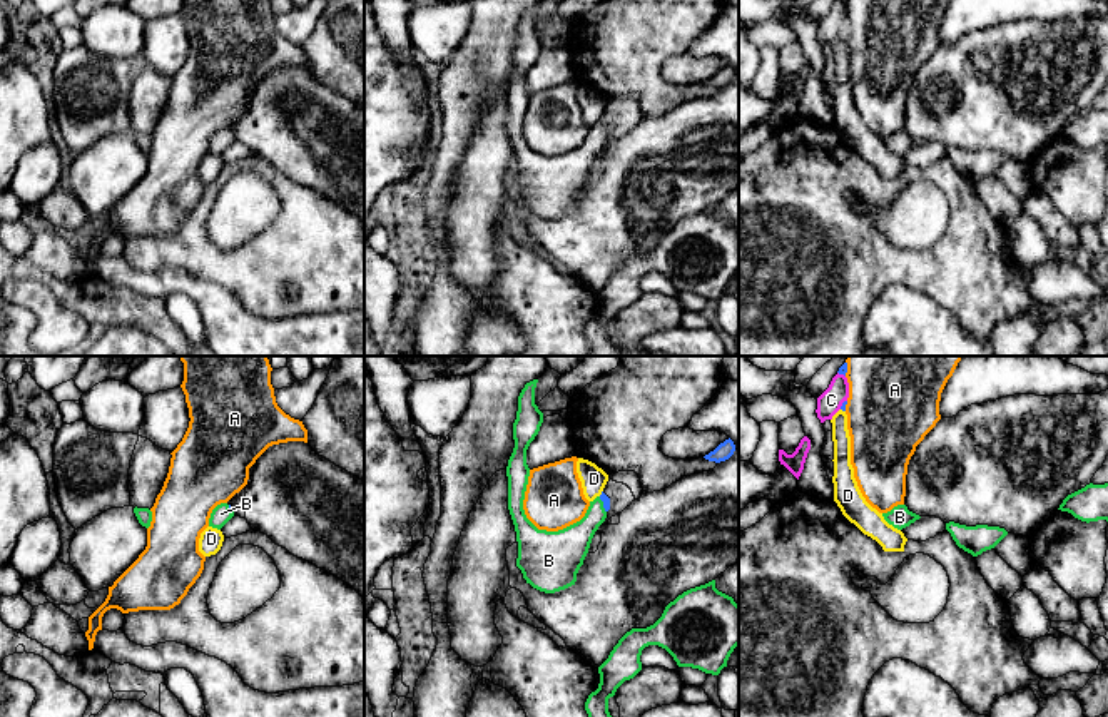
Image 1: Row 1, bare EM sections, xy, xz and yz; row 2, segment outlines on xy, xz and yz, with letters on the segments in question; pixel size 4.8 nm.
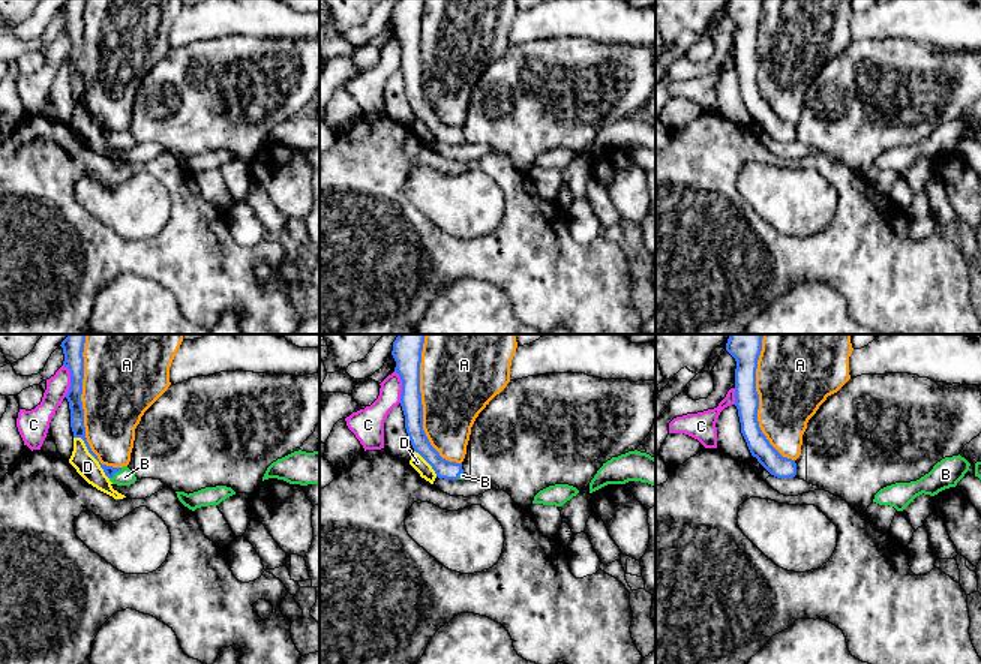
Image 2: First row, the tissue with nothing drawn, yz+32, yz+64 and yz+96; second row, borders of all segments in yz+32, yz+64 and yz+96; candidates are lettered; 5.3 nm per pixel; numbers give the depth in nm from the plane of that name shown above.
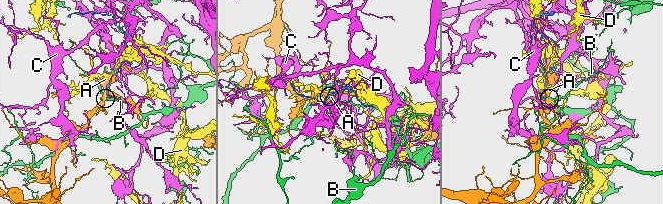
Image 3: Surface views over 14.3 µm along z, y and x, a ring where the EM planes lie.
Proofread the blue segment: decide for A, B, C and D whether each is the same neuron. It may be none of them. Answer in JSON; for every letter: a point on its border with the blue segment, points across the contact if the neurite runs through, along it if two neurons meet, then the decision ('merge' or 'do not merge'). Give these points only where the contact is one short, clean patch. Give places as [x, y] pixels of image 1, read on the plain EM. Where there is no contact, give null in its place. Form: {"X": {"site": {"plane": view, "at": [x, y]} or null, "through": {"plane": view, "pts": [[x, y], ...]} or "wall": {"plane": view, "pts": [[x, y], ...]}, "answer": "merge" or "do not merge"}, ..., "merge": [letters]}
{"A": {"site": {"plane": "yz", "at": [844, 32]}, "answer": "do not merge"}, "B": {"site": {"plane": "xz", "at": [604, 131]}, "through": {"plane": "xz", "pts": [[604, 122], [604, 131], [570, 171]]}, "answer": "merge"}, "C": {"site": {"plane": "yz", "at": [843, 30]}, "answer": "do not merge"}, "D": {"site": {"plane": "xz", "at": [602, 119]}, "answer": "do not merge"}, "merge": ["B"]}

